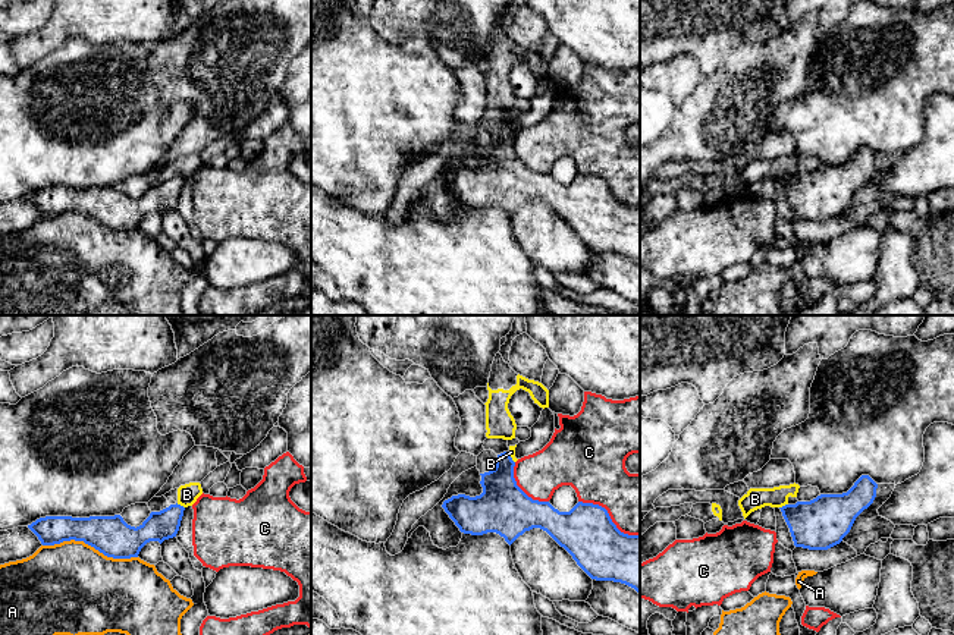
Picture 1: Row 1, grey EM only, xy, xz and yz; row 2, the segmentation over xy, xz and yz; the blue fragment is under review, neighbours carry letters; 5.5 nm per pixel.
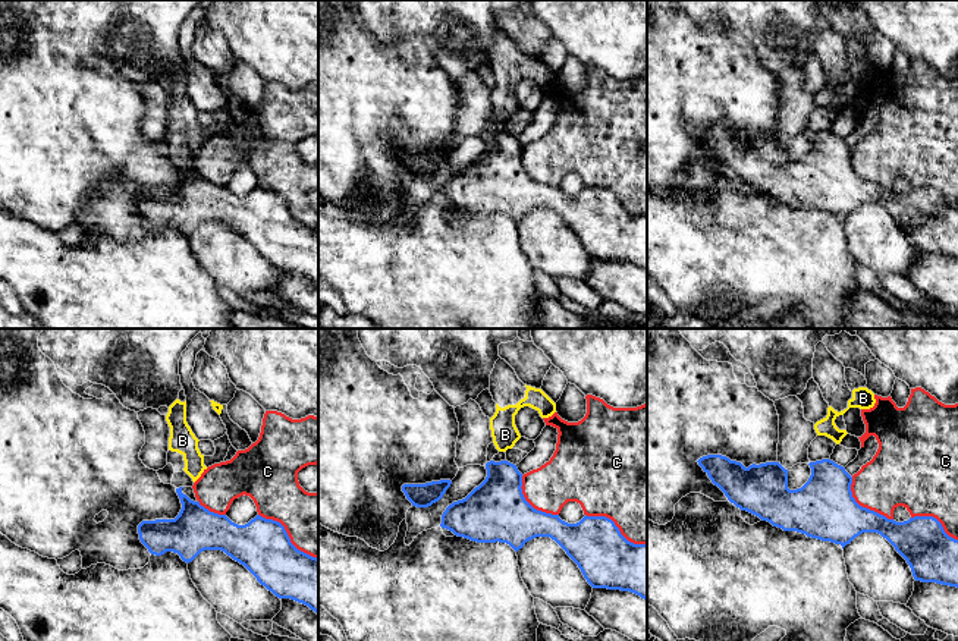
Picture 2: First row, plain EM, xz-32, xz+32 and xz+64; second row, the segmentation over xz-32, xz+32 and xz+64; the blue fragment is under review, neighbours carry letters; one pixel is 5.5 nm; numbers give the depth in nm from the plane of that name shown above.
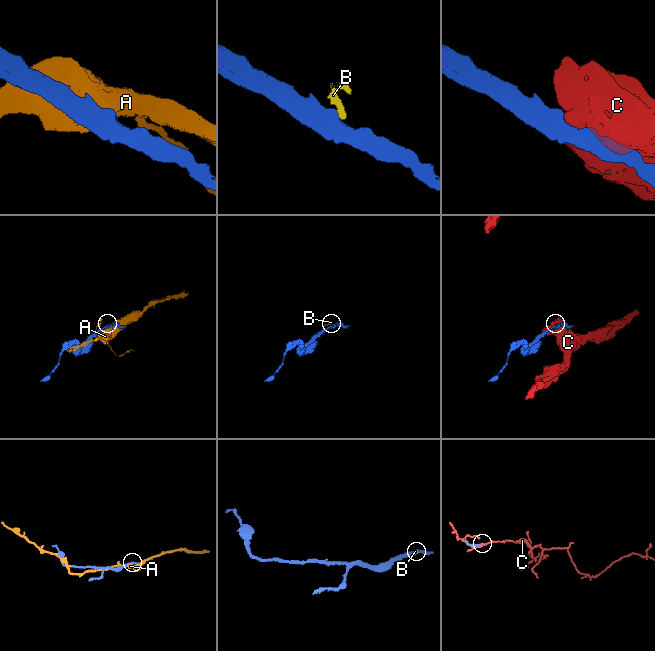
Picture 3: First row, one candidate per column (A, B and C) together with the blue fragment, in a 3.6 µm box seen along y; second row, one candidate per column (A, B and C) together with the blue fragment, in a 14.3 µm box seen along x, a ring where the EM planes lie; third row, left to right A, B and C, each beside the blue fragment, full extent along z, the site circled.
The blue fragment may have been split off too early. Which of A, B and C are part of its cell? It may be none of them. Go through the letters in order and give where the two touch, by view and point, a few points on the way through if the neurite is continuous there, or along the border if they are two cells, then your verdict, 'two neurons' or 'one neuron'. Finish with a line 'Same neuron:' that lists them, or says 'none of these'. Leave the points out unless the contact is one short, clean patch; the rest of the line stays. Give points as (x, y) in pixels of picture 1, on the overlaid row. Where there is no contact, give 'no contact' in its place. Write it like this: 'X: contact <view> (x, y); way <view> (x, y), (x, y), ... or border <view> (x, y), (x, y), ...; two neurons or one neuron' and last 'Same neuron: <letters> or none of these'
A: contact xy (90, 544); two neurons
B: contact yz (783, 506); border yz (787, 503), (780, 508); two neurons
C: contact xz (609, 516); two neurons
Same neuron: none of these

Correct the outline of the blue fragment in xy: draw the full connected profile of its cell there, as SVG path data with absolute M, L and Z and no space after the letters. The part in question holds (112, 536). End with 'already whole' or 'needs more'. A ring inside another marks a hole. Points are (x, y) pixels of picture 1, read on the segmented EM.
M170 504L160 512L151 512L139 525L128 525L120 515L114 516L45 516L28 528L38 537L43 546L54 546L63 541L84 541L100 553L113 559L138 557L141 548L150 541L176 537L185 507Z | already whole

